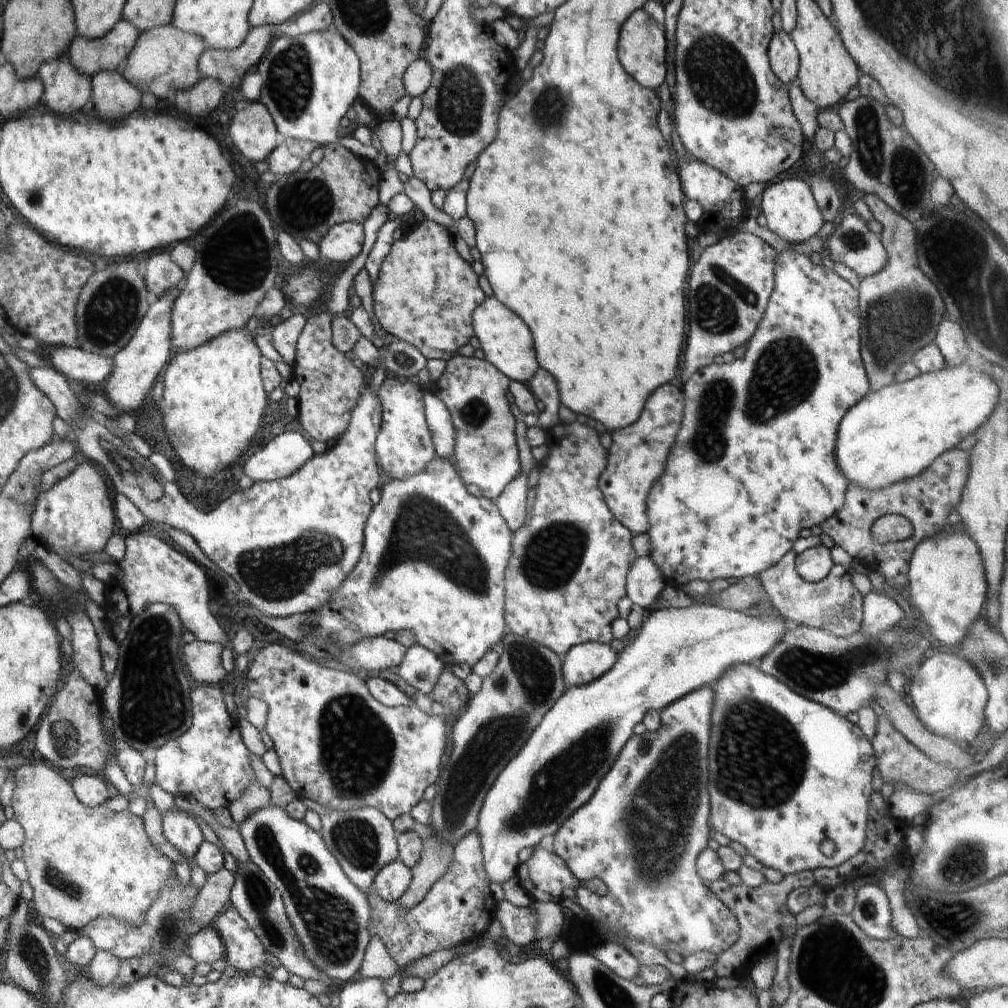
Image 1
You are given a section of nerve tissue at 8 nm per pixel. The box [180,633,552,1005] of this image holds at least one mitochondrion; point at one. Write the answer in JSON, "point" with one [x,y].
{"point":[331,920]}

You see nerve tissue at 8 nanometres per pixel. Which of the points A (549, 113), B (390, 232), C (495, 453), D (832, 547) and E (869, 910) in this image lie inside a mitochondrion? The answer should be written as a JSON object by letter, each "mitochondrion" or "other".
{"A":"mitochondrion","B":"other","C":"mitochondrion","D":"other","E":"mitochondrion"}

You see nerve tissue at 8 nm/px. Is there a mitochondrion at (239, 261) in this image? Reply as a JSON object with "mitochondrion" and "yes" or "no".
{"mitochondrion":"yes"}

